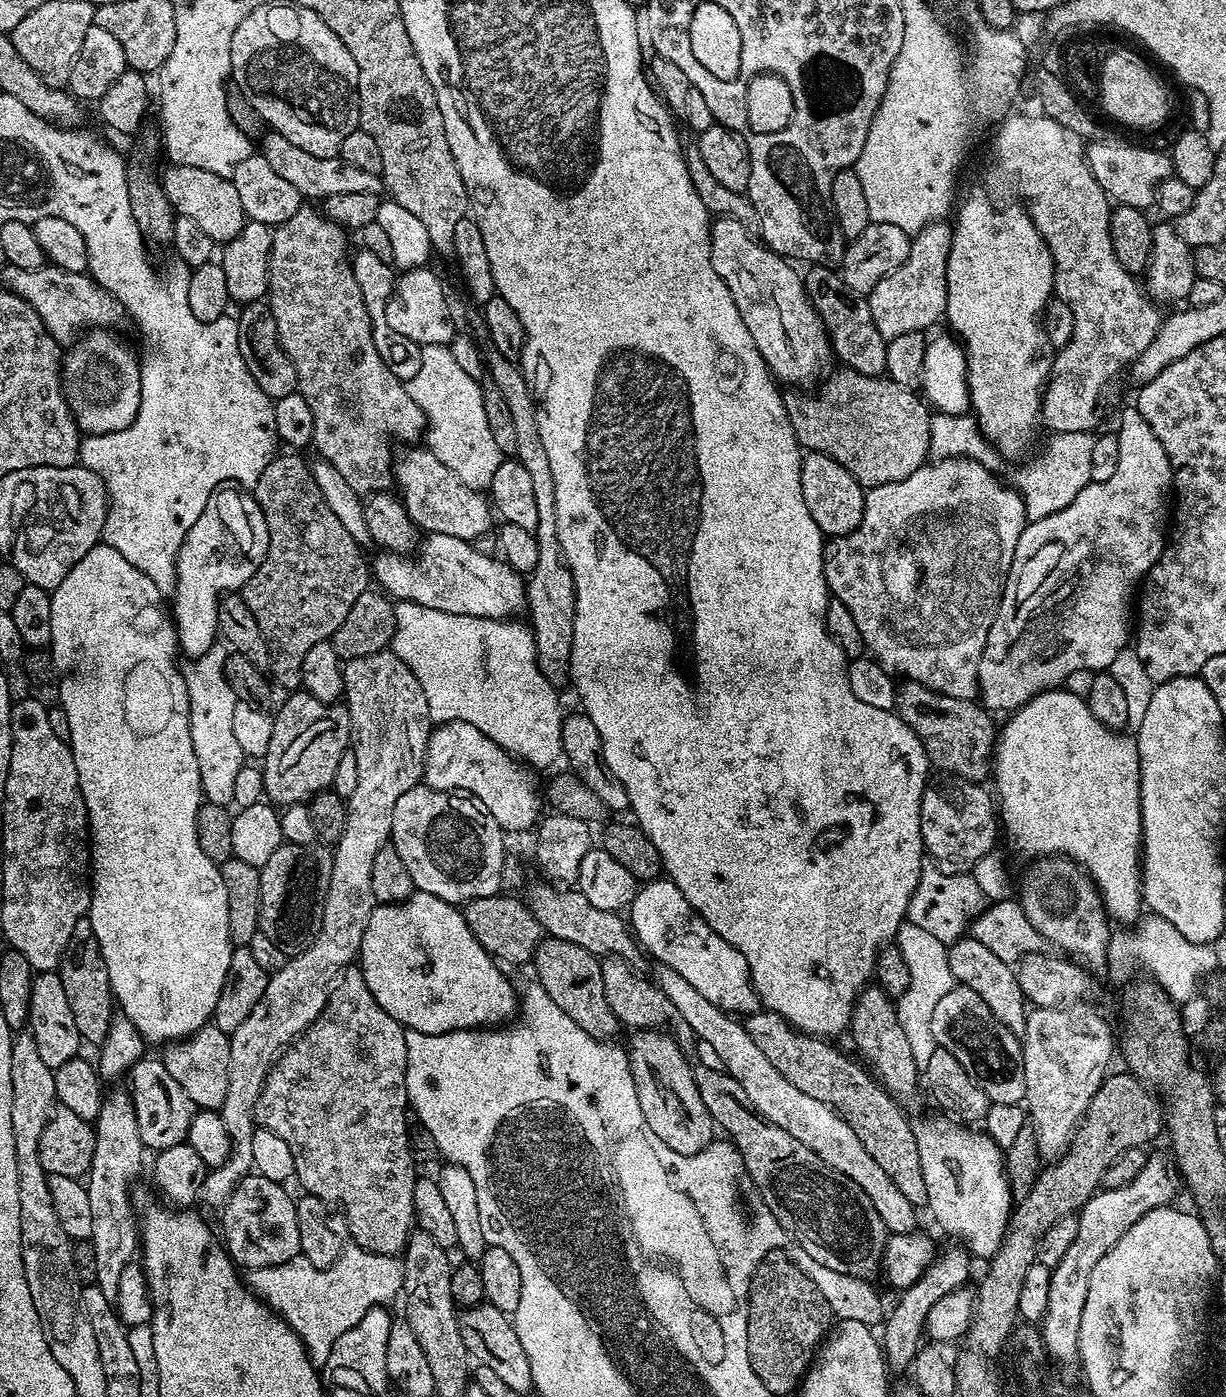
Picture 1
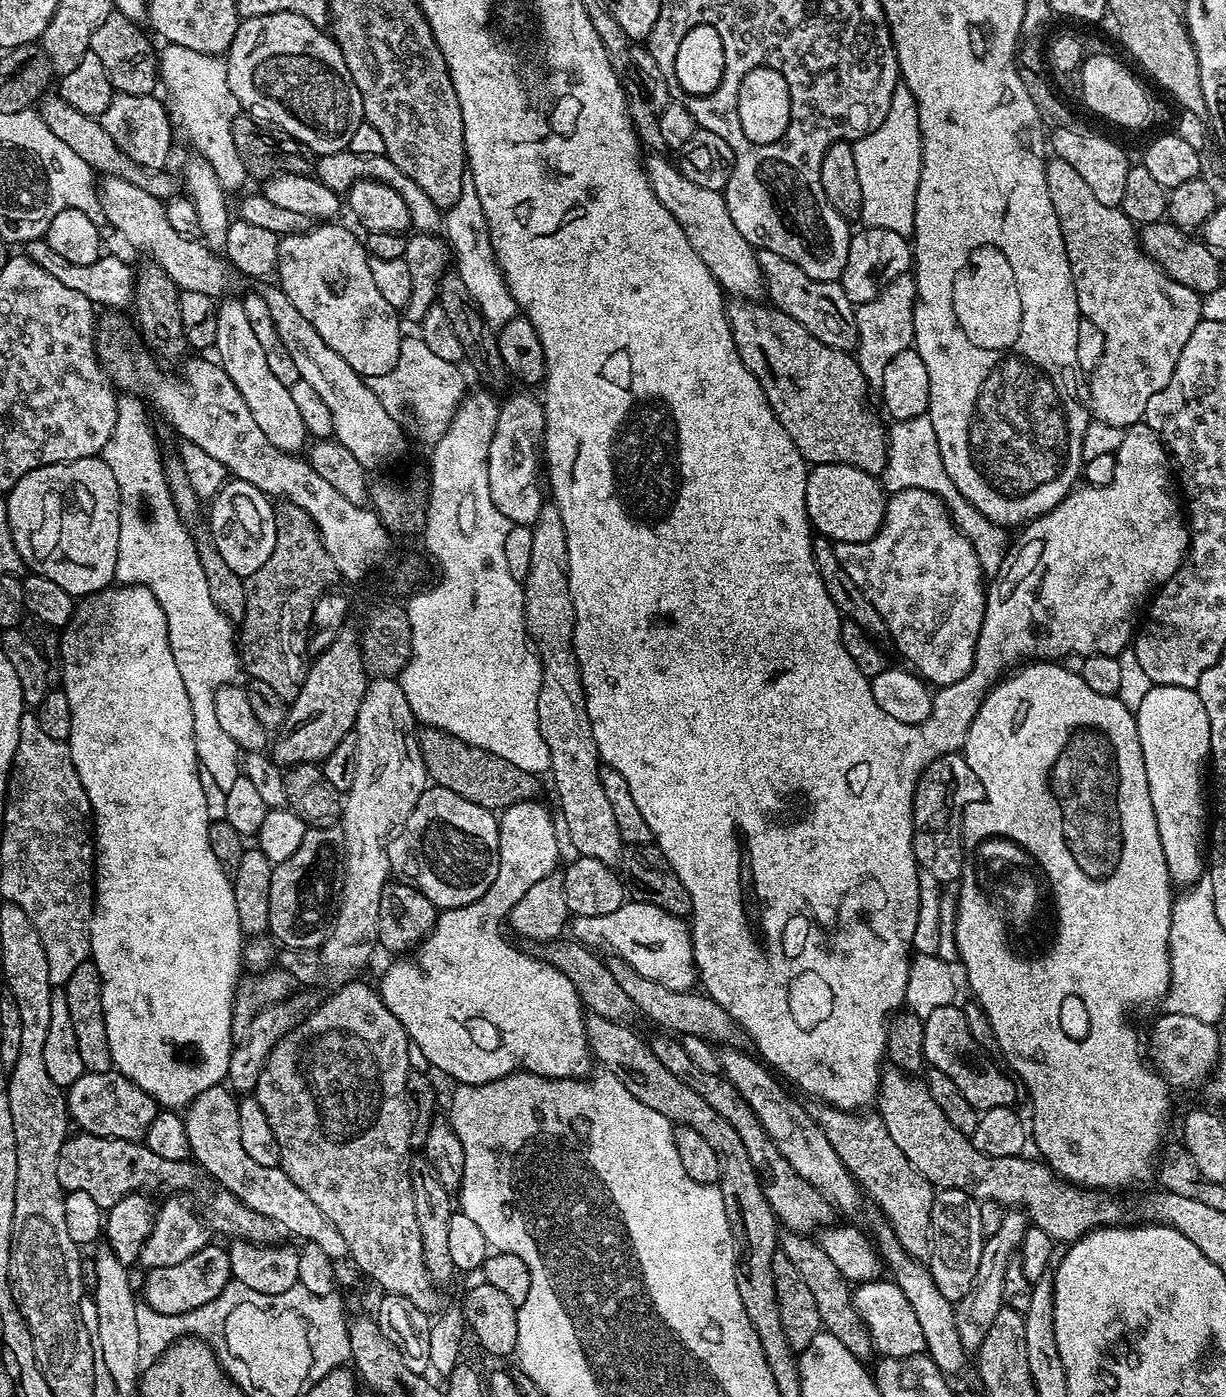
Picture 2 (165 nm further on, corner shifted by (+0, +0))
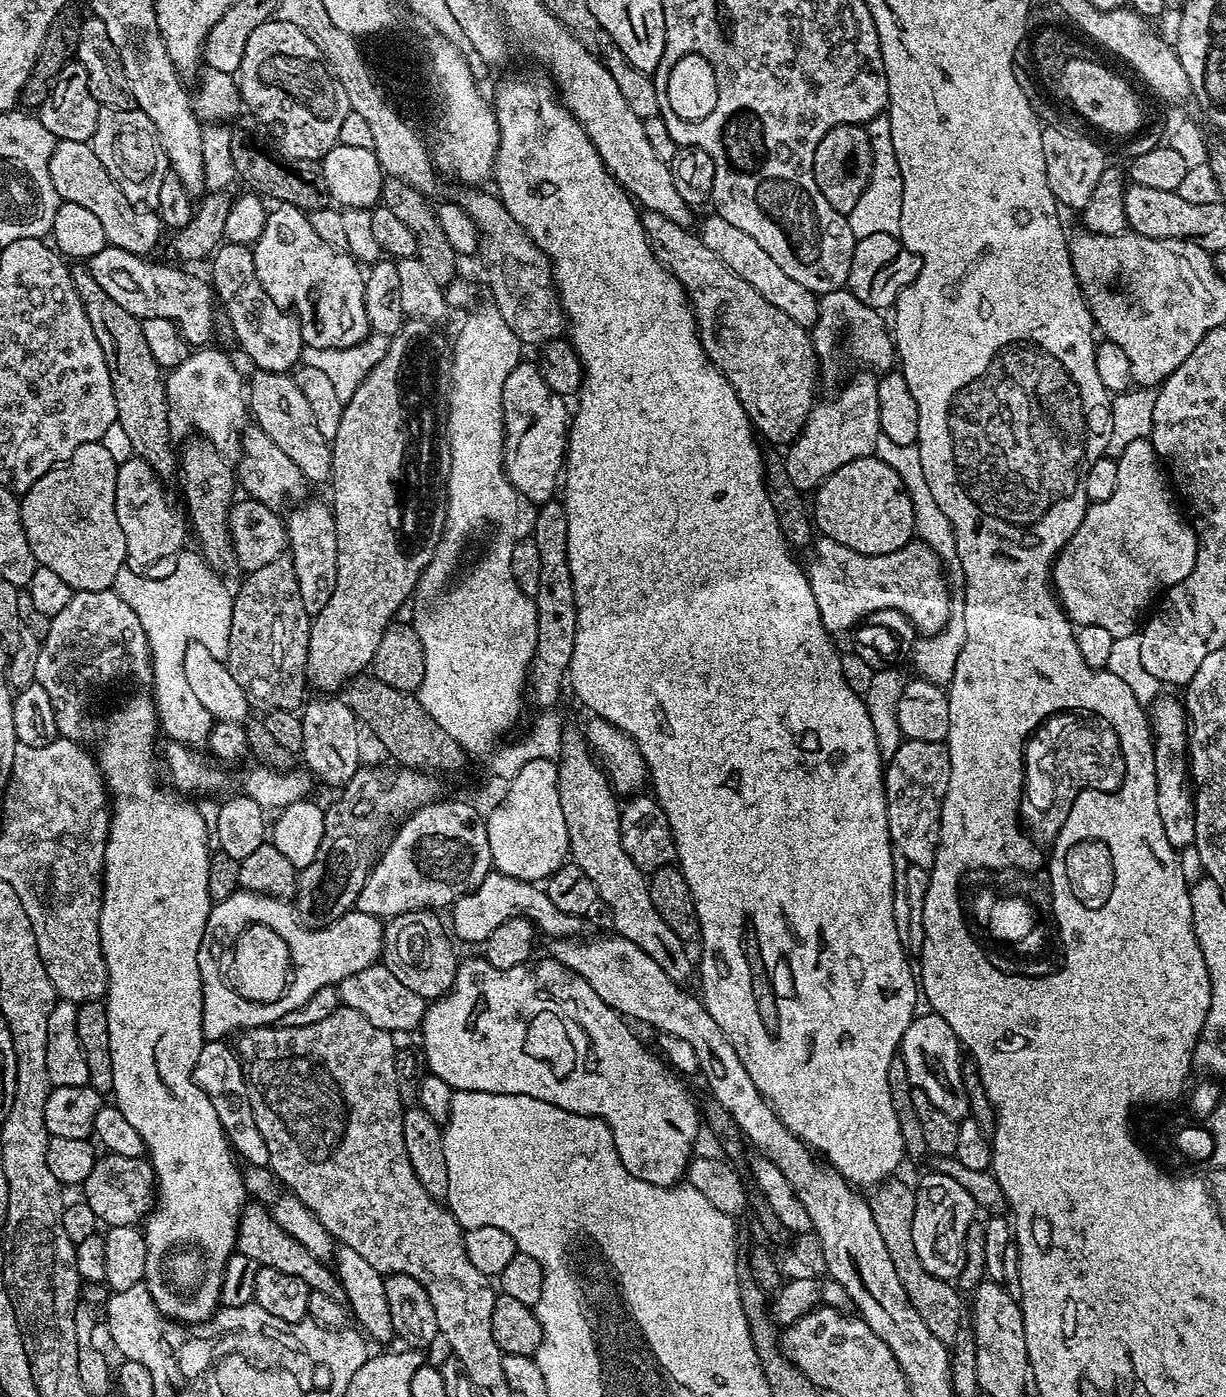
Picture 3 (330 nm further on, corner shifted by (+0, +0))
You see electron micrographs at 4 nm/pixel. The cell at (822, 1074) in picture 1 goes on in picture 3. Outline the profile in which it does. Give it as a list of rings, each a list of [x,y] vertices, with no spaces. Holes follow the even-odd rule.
[[[897,1178],[889,1179],[875,1189],[876,1200],[871,1201],[874,1222],[882,1234],[882,1242],[886,1242],[886,1250],[890,1250],[890,1258],[894,1261],[894,1270],[902,1282],[902,1290],[906,1290],[906,1298],[918,1310],[918,1318],[926,1322],[930,1334],[938,1338],[943,1344],[952,1346],[960,1339],[962,1329],[966,1324],[966,1300],[963,1300],[955,1283],[934,1278],[922,1262],[918,1262],[918,1254],[914,1250],[914,1206],[916,1194],[913,1185],[903,1184]]]

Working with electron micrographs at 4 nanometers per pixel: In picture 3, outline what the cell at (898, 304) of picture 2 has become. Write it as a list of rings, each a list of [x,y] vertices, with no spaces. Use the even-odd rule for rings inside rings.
[[[868,370],[857,373],[833,400],[812,405],[812,413],[800,435],[787,445],[784,469],[790,474],[790,482],[805,494],[811,493],[827,476],[834,474],[834,470],[842,470],[846,462],[866,458],[876,451],[880,436],[877,377]]]

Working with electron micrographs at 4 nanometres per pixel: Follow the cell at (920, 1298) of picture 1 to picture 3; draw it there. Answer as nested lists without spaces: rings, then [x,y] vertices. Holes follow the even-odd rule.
[[[935,1170],[920,1180],[920,1188],[915,1189],[916,1205],[914,1206],[914,1250],[918,1254],[918,1262],[934,1274],[934,1278],[942,1278],[956,1282],[962,1274],[964,1266],[964,1243],[967,1228],[974,1221],[978,1209],[976,1200],[966,1190],[966,1186],[958,1186],[954,1178]]]

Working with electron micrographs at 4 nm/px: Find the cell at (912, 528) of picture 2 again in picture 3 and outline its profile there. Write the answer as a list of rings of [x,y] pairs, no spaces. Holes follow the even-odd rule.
[[[820,536],[815,541],[816,553],[812,561],[806,564],[806,573],[810,590],[814,594],[814,602],[818,602],[818,614],[830,634],[847,633],[856,627],[864,617],[878,610],[898,610],[915,626],[917,633],[935,634],[943,630],[950,611],[948,600],[948,584],[940,573],[942,561],[929,545],[919,539],[902,546],[902,550],[894,550],[881,556],[867,556],[850,550],[850,546],[842,546],[842,542],[834,542],[834,538]]]

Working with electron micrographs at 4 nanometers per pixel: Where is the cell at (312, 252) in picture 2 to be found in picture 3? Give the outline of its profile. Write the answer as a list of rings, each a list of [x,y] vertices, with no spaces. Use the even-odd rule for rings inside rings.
[[[276,204],[268,213],[262,234],[256,239],[252,257],[262,290],[266,290],[280,308],[294,313],[307,347],[352,348],[368,339],[365,273],[361,265],[347,252],[338,252],[322,242],[311,219],[301,208]]]

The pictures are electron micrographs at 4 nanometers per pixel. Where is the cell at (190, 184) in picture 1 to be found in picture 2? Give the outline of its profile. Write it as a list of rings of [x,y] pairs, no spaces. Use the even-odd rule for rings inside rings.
[[[58,94],[45,95],[39,101],[38,111],[42,122],[46,122],[46,126],[50,126],[50,131],[59,140],[66,142],[66,146],[70,146],[70,150],[74,150],[74,154],[78,154],[81,164],[89,164],[97,173],[117,176],[126,182],[134,182],[134,186],[142,186],[142,190],[146,190],[146,194],[154,194],[154,198],[165,202],[177,195],[176,180],[168,173],[168,170],[153,170],[138,166],[120,149],[114,142],[114,138],[110,138],[110,134],[106,134],[103,123],[97,117],[87,116],[74,110],[74,106],[70,106],[70,102],[66,102]]]

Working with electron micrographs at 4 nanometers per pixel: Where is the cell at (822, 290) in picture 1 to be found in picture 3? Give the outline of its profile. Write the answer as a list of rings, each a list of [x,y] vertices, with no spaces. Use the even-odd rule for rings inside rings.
[[[709,214],[701,222],[698,235],[702,243],[710,246],[710,250],[714,250],[714,254],[718,254],[718,258],[722,258],[722,262],[726,262],[726,266],[730,266],[734,274],[738,274],[738,278],[750,282],[750,286],[754,286],[754,290],[758,290],[758,294],[762,294],[766,302],[778,306],[782,314],[790,314],[794,322],[807,329],[811,329],[816,323],[820,309],[817,293],[806,290],[806,286],[802,286],[794,278],[789,278],[782,271],[782,266],[778,266],[778,262],[774,262],[774,258],[770,258],[770,254],[766,254],[766,250],[762,250],[762,246],[754,242],[754,238],[750,238],[750,234],[738,230],[738,226],[726,222],[726,218]]]

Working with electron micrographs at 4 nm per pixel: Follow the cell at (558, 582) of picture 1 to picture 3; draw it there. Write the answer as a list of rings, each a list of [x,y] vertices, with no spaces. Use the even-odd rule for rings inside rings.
[[[570,726],[565,727],[561,734],[561,748],[558,757],[558,798],[562,802],[562,815],[566,818],[566,834],[568,835],[568,850],[570,853],[571,863],[576,864],[582,870],[586,870],[586,878],[590,878],[590,882],[594,882],[596,887],[596,894],[601,905],[605,904],[608,907],[608,912],[612,915],[612,924],[615,935],[624,936],[630,942],[634,942],[634,946],[638,946],[638,950],[642,950],[646,954],[650,954],[650,958],[654,958],[654,962],[658,962],[658,966],[662,966],[662,970],[666,970],[666,974],[670,974],[670,978],[675,984],[683,985],[684,979],[688,975],[693,975],[694,960],[688,957],[685,941],[678,938],[678,934],[674,934],[674,930],[670,930],[670,926],[666,926],[666,922],[662,922],[662,914],[658,914],[658,910],[654,910],[654,902],[650,902],[650,890],[648,889],[648,876],[638,866],[634,866],[634,862],[630,862],[630,854],[626,854],[626,850],[622,850],[622,838],[620,837],[620,809],[621,805],[618,803],[617,797],[614,795],[613,787],[610,785],[609,777],[606,775],[604,769],[594,759],[591,749],[584,738],[583,731],[575,730]]]

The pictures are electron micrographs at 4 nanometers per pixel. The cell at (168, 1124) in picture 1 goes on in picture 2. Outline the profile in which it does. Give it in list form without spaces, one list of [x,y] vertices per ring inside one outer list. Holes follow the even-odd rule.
[[[115,1070],[111,1072],[85,1072],[80,1075],[78,1082],[74,1082],[66,1089],[68,1114],[73,1125],[77,1124],[80,1132],[88,1132],[91,1136],[111,1136],[114,1140],[130,1140],[140,1142],[144,1139],[150,1122],[154,1122],[158,1105],[146,1090],[142,1090],[130,1078]]]

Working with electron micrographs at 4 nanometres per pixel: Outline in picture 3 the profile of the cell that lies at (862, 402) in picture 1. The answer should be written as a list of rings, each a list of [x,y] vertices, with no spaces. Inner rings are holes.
[[[645,211],[642,219],[648,232],[648,240],[652,244],[652,252],[683,286],[684,293],[688,295],[688,303],[696,314],[696,327],[700,330],[702,346],[713,366],[720,369],[730,386],[734,386],[734,394],[738,394],[746,414],[752,420],[753,429],[772,444],[791,444],[800,435],[808,415],[812,413],[812,405],[818,400],[818,361],[809,329],[794,322],[790,314],[782,314],[778,306],[766,302],[766,298],[762,298],[762,294],[758,294],[758,290],[754,290],[750,282],[738,278],[738,274],[734,274],[734,270],[730,270],[730,266],[726,266],[726,262],[722,262],[722,258],[718,258],[718,254],[714,254],[710,246],[702,243],[699,235],[670,222],[670,218],[662,218],[662,214],[657,212]]]

